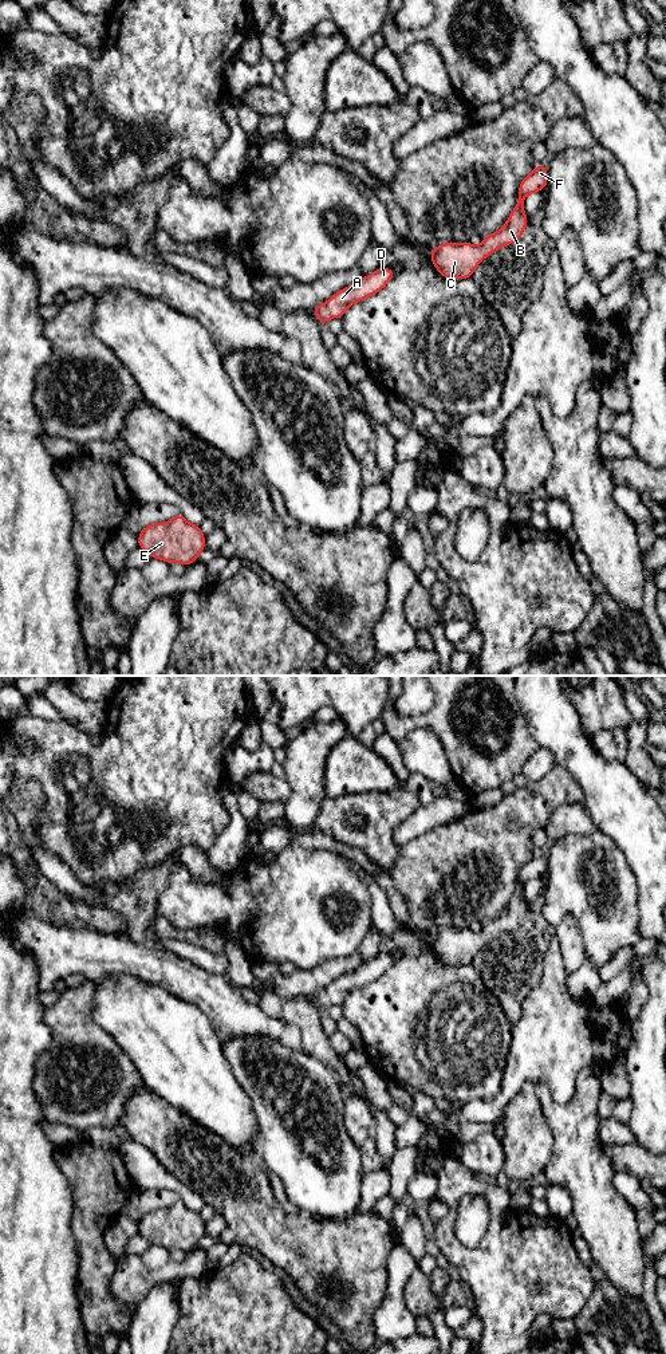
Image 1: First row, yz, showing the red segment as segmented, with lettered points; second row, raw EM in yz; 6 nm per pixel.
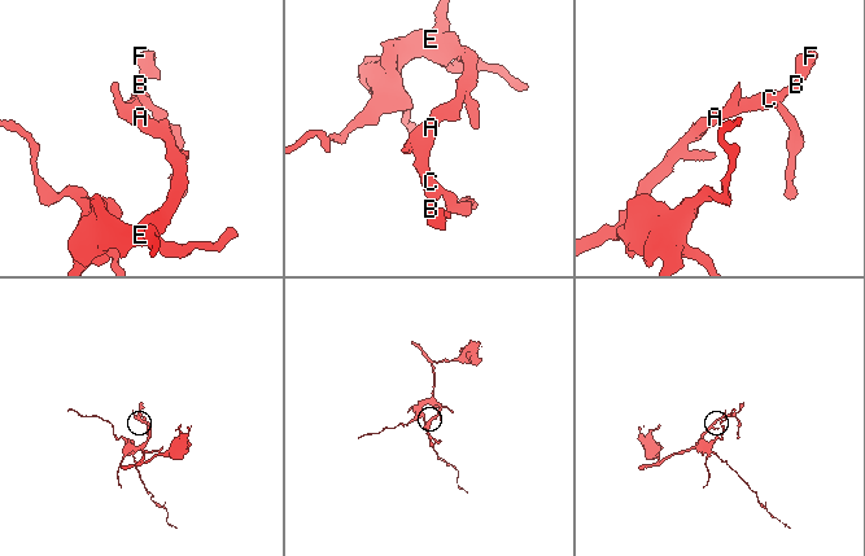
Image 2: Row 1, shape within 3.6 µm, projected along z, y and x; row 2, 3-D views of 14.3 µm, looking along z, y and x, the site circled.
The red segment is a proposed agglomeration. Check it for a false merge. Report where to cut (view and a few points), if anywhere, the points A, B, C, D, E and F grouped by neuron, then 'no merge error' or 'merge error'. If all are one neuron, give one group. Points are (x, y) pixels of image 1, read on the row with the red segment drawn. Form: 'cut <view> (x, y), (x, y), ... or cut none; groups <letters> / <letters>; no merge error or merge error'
cut none; groups A B C D E F; no merge error

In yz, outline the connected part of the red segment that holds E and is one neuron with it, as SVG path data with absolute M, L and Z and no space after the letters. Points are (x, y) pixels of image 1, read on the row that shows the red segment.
M178 513L169 521L145 527L138 534L138 547L151 559L189 566L205 550L205 538L200 526L189 523L182 513Z

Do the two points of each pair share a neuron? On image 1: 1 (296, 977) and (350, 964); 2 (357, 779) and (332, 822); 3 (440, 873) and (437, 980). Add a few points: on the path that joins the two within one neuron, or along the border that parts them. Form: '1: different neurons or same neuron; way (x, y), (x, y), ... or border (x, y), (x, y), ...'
1: same neuron; way (310, 977), (320, 977), (337, 967)
2: different neurons; border (379, 791), (326, 796)
3: different neurons; border (413, 924), (432, 935)

